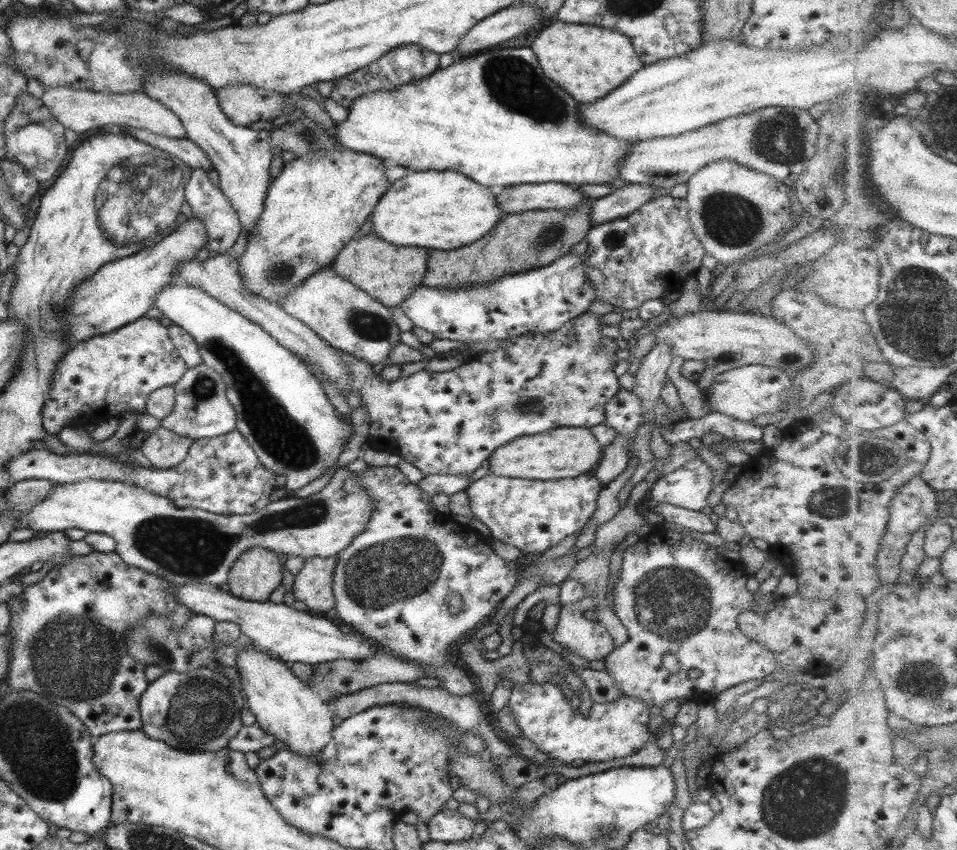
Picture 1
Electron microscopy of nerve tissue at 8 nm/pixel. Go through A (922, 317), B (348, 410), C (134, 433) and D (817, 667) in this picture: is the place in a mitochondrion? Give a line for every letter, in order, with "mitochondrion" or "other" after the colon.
A: mitochondrion
B: other
C: other
D: other

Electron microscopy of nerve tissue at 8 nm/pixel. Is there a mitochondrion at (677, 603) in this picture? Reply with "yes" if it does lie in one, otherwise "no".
yes

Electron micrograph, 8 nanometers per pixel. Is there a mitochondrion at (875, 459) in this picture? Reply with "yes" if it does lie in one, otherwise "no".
yes

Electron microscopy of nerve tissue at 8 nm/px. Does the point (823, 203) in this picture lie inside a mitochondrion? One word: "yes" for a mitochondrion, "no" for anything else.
no

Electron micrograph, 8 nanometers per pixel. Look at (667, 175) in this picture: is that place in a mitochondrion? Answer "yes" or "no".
no

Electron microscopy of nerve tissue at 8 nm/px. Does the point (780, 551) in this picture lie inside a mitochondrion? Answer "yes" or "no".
no

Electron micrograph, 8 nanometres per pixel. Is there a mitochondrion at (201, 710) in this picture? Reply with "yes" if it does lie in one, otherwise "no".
yes

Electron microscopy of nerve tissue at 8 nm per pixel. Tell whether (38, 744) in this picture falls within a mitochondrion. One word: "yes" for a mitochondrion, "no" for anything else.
yes

